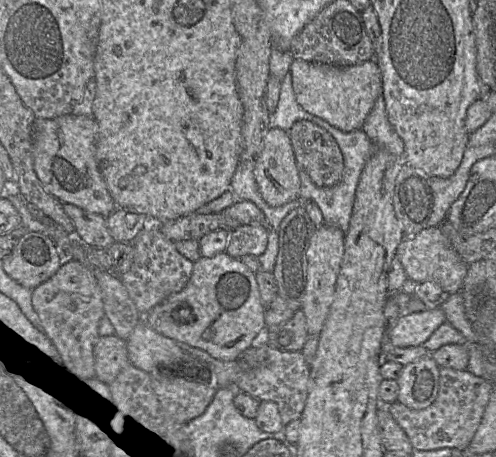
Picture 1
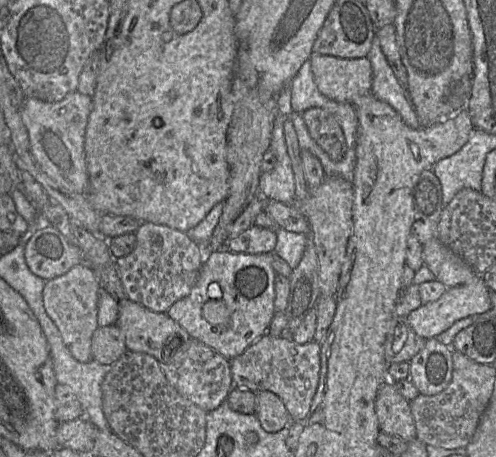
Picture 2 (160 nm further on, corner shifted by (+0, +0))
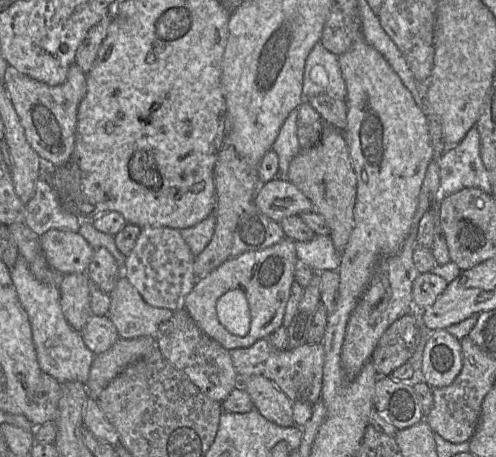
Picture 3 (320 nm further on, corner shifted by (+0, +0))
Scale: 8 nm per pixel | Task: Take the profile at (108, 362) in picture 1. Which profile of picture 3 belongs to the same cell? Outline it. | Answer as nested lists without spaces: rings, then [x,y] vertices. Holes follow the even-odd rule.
[[[91,315],[80,333],[86,347],[95,355],[105,352],[119,339],[108,315]]]

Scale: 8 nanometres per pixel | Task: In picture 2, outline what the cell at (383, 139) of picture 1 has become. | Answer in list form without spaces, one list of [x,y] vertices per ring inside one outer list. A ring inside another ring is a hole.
[[[376,34],[366,57],[372,66],[372,94],[378,100],[390,105],[407,126],[412,129],[419,129],[420,124],[406,88],[402,87],[396,78],[382,52],[379,38]]]

